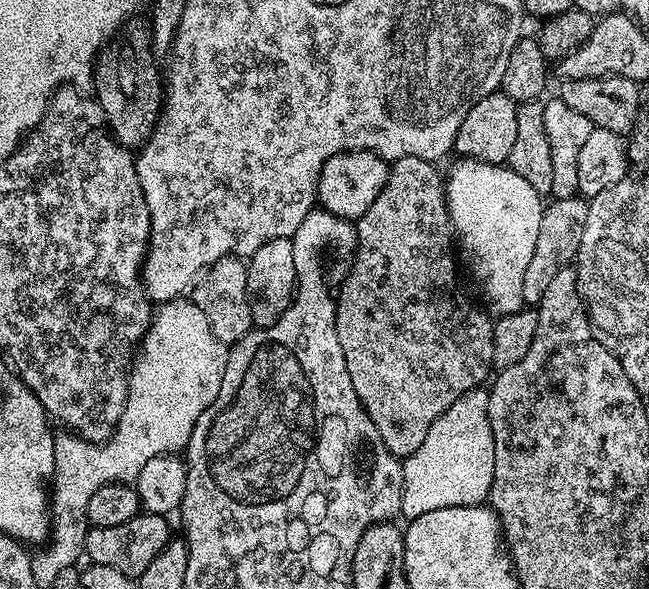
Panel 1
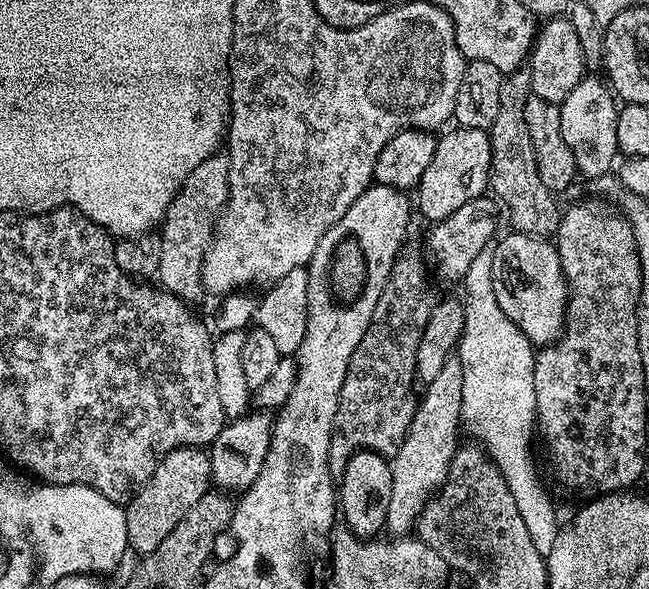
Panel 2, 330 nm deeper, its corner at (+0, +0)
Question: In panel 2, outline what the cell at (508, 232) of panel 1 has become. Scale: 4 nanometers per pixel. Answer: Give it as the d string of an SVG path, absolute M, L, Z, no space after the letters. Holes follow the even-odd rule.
M509 231L507 235L504 241L496 244L494 254L494 294L498 297L498 306L502 306L506 318L519 326L532 345L551 344L560 335L568 311L568 280L556 245L551 239L527 236L524 232Z

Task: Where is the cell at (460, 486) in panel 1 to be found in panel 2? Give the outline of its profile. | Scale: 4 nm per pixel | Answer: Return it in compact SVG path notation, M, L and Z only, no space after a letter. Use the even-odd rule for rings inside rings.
M491 243L482 246L482 251L474 257L474 262L470 262L470 270L466 270L462 287L464 287L464 296L462 295L462 303L464 306L464 329L460 335L458 345L458 359L462 366L462 414L460 419L466 432L472 436L477 436L479 443L485 452L492 457L492 461L498 466L498 470L502 474L502 478L506 478L506 486L510 486L510 494L514 494L514 502L518 502L518 514L522 514L522 522L526 522L526 530L530 530L530 538L534 538L534 546L538 549L538 554L547 557L551 548L554 546L554 538L558 538L558 530L560 524L556 520L556 508L552 505L552 500L548 497L544 490L543 484L540 482L539 476L536 474L536 464L532 461L532 444L528 441L531 428L537 423L536 415L536 399L534 398L534 362L536 361L536 352L534 345L528 341L526 334L522 334L522 330L514 322L510 322L510 318L506 318L502 306L498 306L498 297L494 294L494 254L496 253L496 244Z

